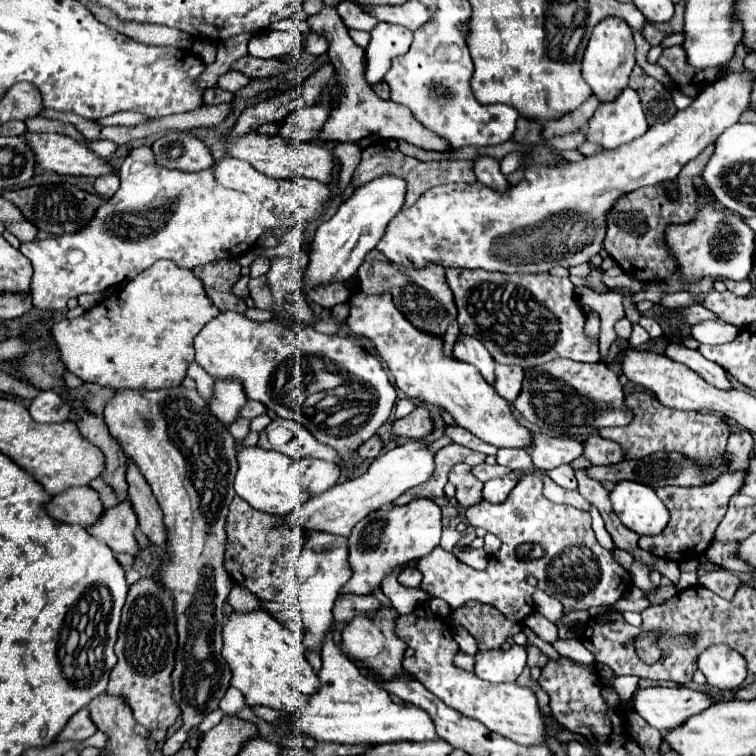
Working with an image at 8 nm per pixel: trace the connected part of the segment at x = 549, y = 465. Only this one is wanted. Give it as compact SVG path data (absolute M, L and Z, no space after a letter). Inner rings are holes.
M533 433L533 447L527 451L533 463L541 469L555 469L567 465L583 455L583 443L571 437L551 437L543 433Z

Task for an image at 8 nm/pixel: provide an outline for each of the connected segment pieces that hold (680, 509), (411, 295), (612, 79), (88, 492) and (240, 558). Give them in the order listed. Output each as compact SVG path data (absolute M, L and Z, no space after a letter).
M745 471L725 473L715 483L709 483L703 487L659 487L655 489L655 493L661 497L661 501L667 505L671 513L671 521L663 533L653 535L653 537L641 537L639 547L647 553L653 553L661 559L667 557L671 561L687 561L687 559L701 557L711 545L713 533L719 521L727 513L729 497L741 489L743 475Z
M377 249L367 253L367 259L357 271L359 281L361 281L361 291L363 293L391 293L395 307L407 315L407 321L415 325L415 329L431 333L435 337L441 337L447 327L457 319L457 309L455 309L455 297L447 285L445 279L445 269L439 265L429 265L425 269L409 269L395 265L387 261Z
M607 17L601 23L597 23L581 61L583 79L589 83L593 95L601 103L607 103L607 101L613 101L613 97L619 97L619 93L629 83L629 75L633 67L635 67L635 43L633 43L631 27L619 17Z
M75 487L63 491L61 495L55 495L49 501L47 511L53 519L61 523L81 525L89 529L103 515L105 507L99 501L99 495L91 487L79 487L79 489Z
M235 497L229 505L227 515L227 549L225 549L225 569L229 577L241 585L245 585L251 593L255 593L263 601L273 601L277 595L275 581L281 579L285 569L285 553L295 549L295 541L291 541L291 531L283 527L281 517L255 511L247 501Z

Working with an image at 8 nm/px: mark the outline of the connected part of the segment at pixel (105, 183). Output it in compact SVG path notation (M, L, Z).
M105 175L105 177L95 179L95 191L101 197L113 197L117 189L119 189L119 177L117 175Z

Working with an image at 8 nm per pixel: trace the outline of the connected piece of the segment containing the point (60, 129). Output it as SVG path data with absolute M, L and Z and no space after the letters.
M31 117L25 121L27 125L27 131L35 131L35 133L61 133L61 135L69 135L77 141L83 139L83 135L73 127L73 125L67 125L67 123L61 123L61 121L51 121L51 119L45 119L45 117Z

